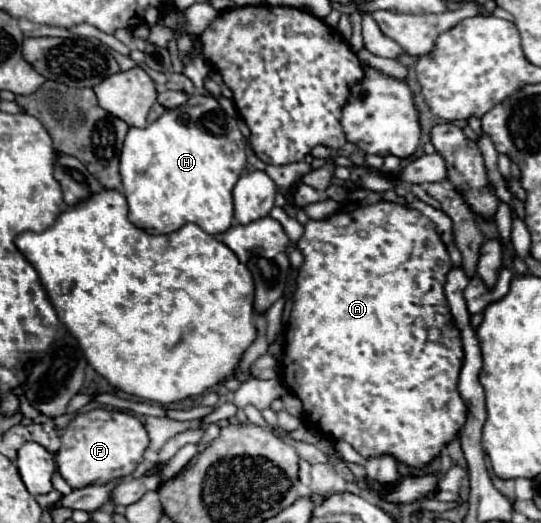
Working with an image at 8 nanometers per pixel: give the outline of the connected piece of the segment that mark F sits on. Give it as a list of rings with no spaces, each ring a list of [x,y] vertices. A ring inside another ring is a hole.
[[[92,409],[70,421],[62,433],[62,447],[56,453],[58,473],[72,489],[86,485],[104,485],[120,477],[128,477],[142,463],[148,447],[148,433],[142,421],[118,409]]]

